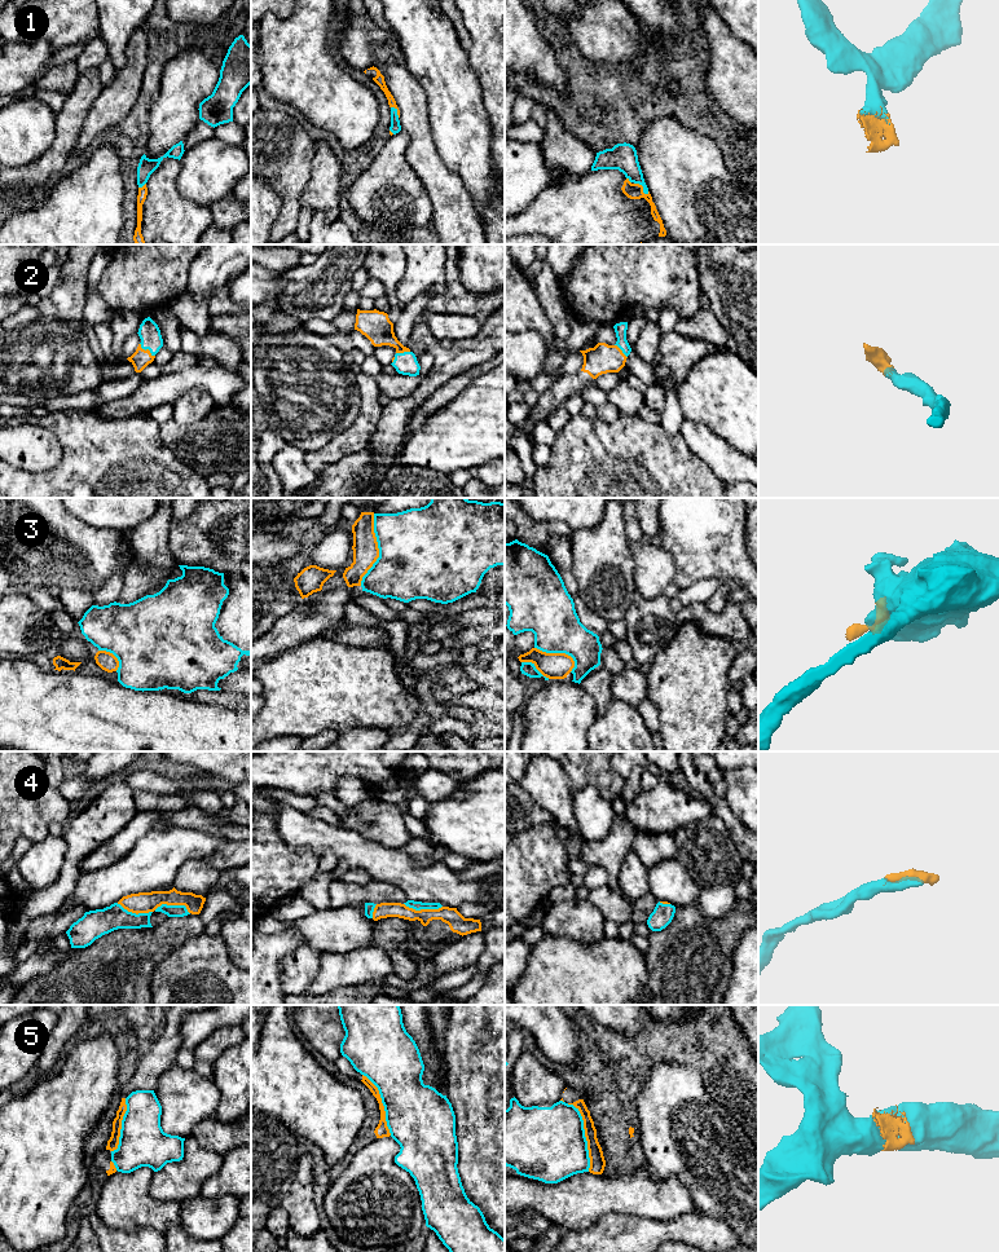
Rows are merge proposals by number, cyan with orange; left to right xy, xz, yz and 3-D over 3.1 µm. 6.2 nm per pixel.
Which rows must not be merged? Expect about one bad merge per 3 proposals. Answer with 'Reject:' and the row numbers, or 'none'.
Reject: 3, 5

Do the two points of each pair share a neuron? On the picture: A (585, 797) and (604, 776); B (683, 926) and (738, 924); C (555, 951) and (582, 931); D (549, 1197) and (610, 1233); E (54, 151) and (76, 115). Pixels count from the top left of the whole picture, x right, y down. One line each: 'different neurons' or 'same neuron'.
A: different neurons
B: same neuron
C: different neurons
D: different neurons
E: same neuron

